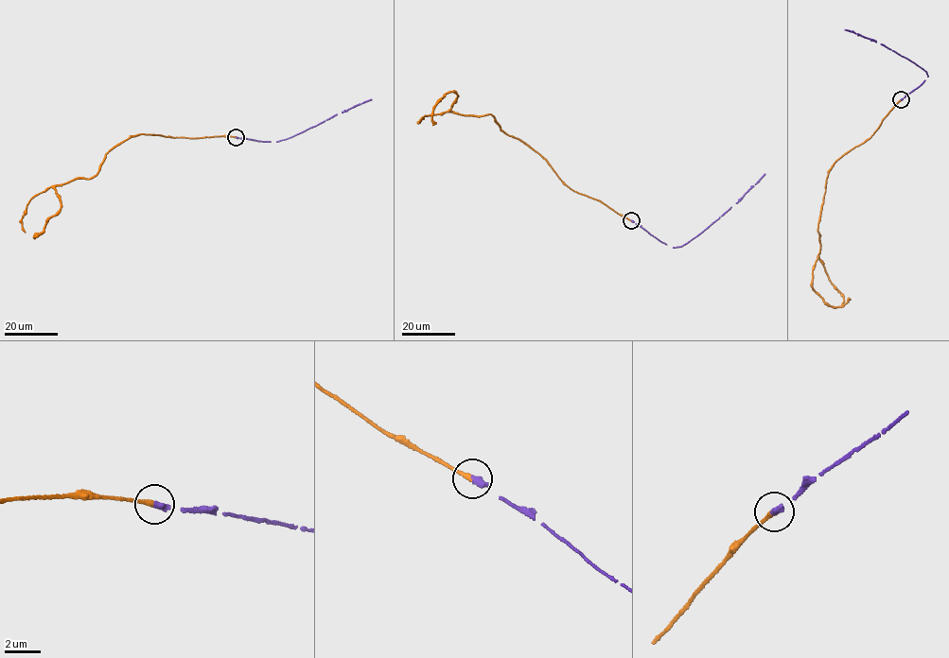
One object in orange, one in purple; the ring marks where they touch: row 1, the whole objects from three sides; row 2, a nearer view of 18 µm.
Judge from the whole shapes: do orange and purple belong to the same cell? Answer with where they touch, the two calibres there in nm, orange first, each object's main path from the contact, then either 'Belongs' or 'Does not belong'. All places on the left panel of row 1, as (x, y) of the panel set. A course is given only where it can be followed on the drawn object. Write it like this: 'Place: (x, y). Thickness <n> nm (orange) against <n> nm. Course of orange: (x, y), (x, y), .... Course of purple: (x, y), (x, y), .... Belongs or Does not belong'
Place: (236, 137). Thickness 260 nm (orange) against 360 nm. Course of orange: (236, 137), (145, 134), (129, 137), (106, 154), (95, 176), (55, 187), (61, 209), (38, 233). Course of purple: (236, 137), (260, 142), (286, 140), (371, 99). Belongs

